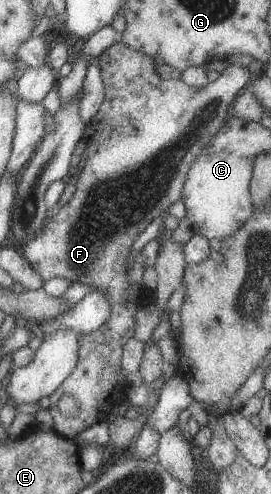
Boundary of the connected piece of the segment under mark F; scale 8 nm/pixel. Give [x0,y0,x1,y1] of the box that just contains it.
[19,41,252,440]

